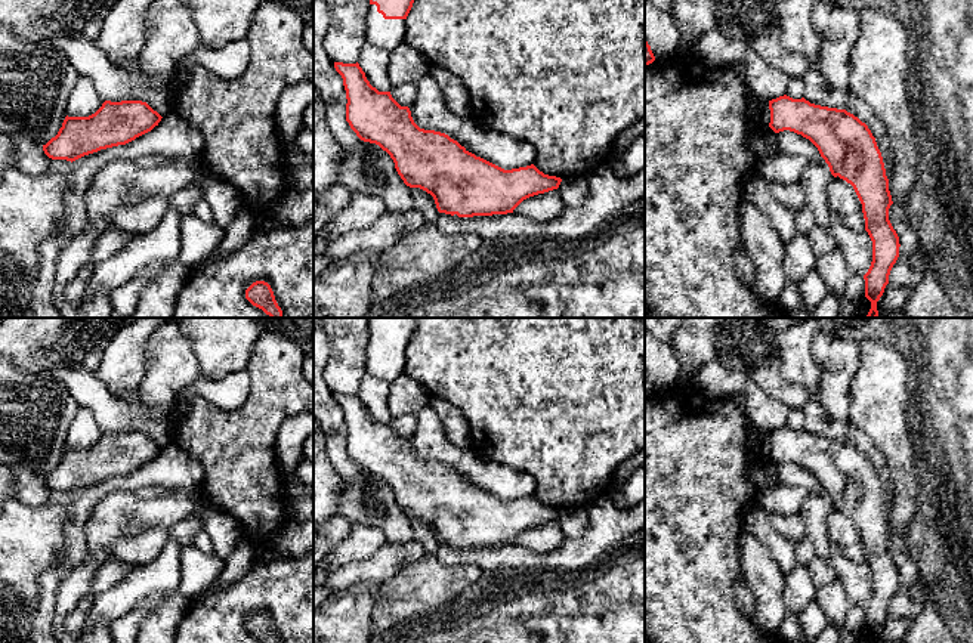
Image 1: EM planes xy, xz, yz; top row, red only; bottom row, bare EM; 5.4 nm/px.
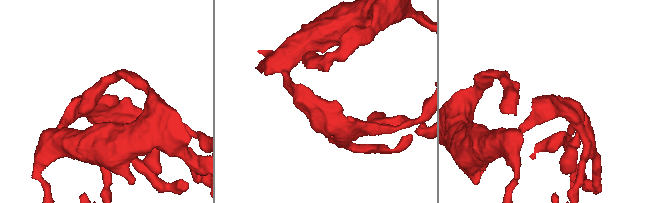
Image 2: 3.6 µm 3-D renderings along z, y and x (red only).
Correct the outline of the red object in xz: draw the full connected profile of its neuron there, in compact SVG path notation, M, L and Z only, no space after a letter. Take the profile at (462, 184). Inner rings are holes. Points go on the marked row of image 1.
M334 62L336 71L343 78L343 86L346 90L346 121L356 136L370 143L379 145L386 151L395 163L395 169L404 183L410 188L420 188L430 194L435 200L439 213L457 214L458 217L473 217L473 216L492 216L492 214L507 214L526 198L557 189L562 179L556 176L549 176L540 171L534 164L512 170L504 170L475 154L469 152L457 140L451 139L448 135L420 129L413 117L408 106L401 106L390 95L390 92L379 92L370 84L365 72L359 64L343 64Z

